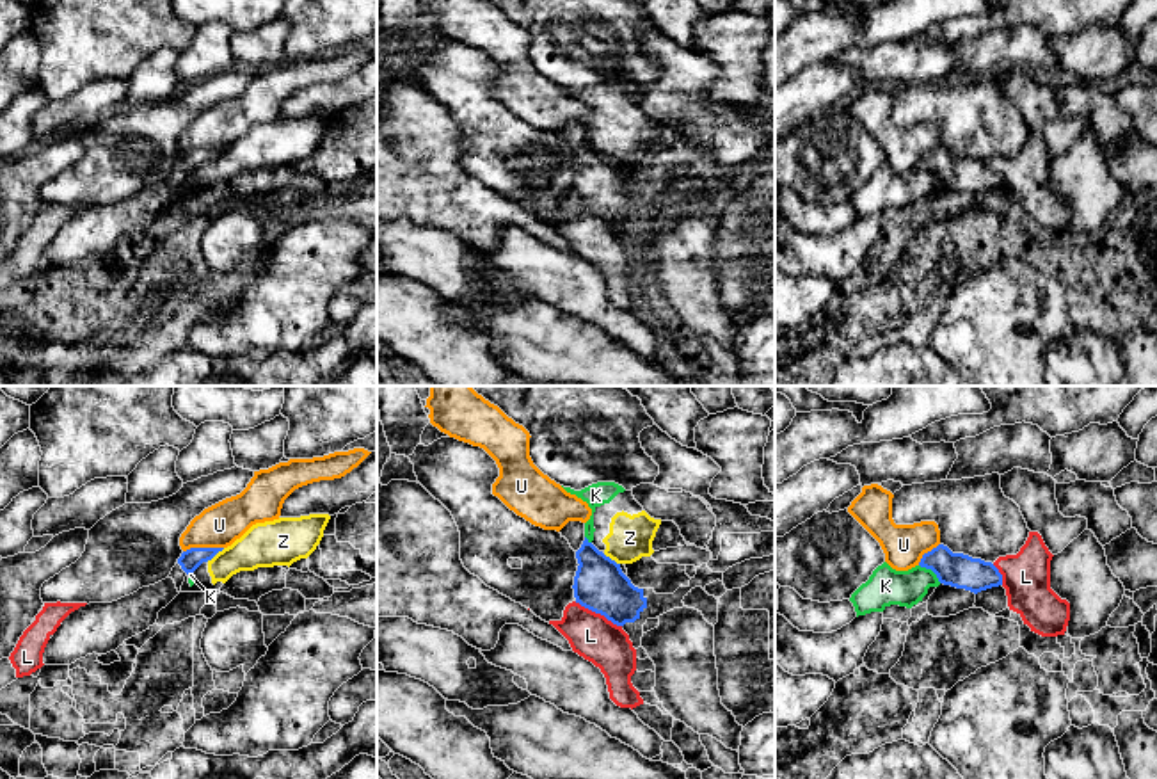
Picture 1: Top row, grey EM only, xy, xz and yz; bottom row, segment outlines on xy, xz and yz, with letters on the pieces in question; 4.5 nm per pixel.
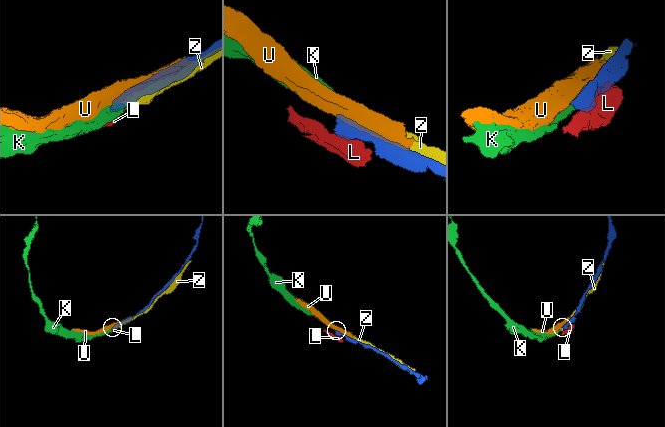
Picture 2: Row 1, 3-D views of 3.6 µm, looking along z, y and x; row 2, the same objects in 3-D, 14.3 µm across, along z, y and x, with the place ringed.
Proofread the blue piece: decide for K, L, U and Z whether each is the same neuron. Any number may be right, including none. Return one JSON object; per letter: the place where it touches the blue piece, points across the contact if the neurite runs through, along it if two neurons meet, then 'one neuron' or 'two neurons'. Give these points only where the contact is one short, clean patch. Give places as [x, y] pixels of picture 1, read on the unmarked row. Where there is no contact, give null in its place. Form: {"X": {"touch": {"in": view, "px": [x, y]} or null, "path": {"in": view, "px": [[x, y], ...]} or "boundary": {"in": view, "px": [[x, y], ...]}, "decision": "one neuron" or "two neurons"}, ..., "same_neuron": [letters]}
{"K": {"touch": {"in": "yz", "px": [932, 171]}, "boundary": {"in": "yz", "px": [[919, 166], [928, 169], [941, 184]]}, "decision": "two neurons"}, "L": {"touch": {"in": "xz", "px": [598, 214]}, "decision": "two neurons"}, "U": {"touch": {"in": "xy", "px": [203, 150]}, "decision": "two neurons"}, "Z": {"touch": {"in": "xy", "px": [215, 155]}, "decision": "two neurons"}, "same_neuron": []}

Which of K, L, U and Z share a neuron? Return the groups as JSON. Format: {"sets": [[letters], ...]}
{"sets": [["K", "Z"], ["L"], ["U"]]}

